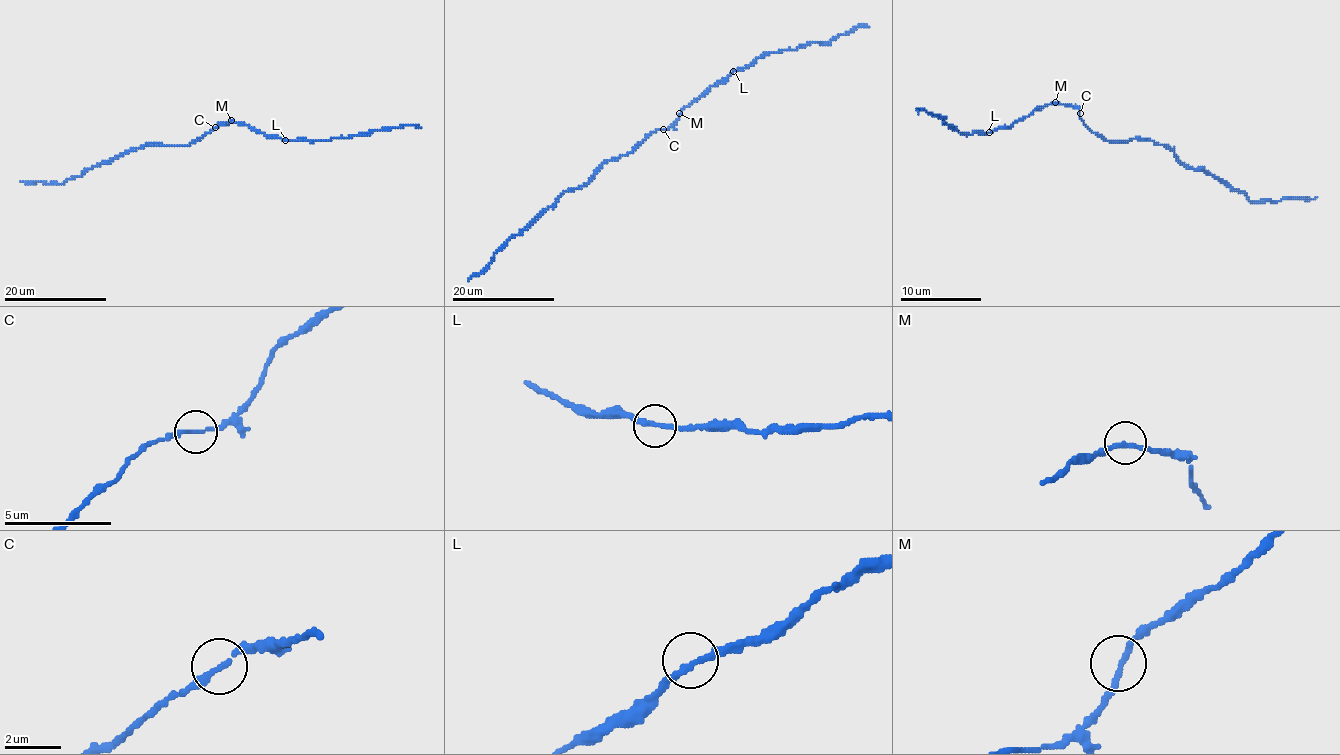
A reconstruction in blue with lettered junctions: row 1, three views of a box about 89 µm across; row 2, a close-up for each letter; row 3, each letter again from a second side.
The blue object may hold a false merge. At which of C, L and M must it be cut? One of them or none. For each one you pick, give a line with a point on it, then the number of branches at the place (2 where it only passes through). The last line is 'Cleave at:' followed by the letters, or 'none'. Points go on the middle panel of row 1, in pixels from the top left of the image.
Cleave at: none

